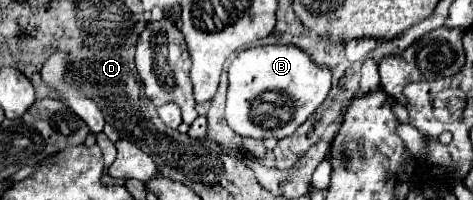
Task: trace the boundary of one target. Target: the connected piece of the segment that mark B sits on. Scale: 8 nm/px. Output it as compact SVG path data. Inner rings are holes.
M265 44L241 50L229 66L229 90L225 118L227 124L241 136L253 138L285 138L291 136L327 98L331 90L331 72L327 66L319 66L313 58L293 44ZM263 92L281 92L293 100L291 118L273 118L273 114L263 114L257 104Z

